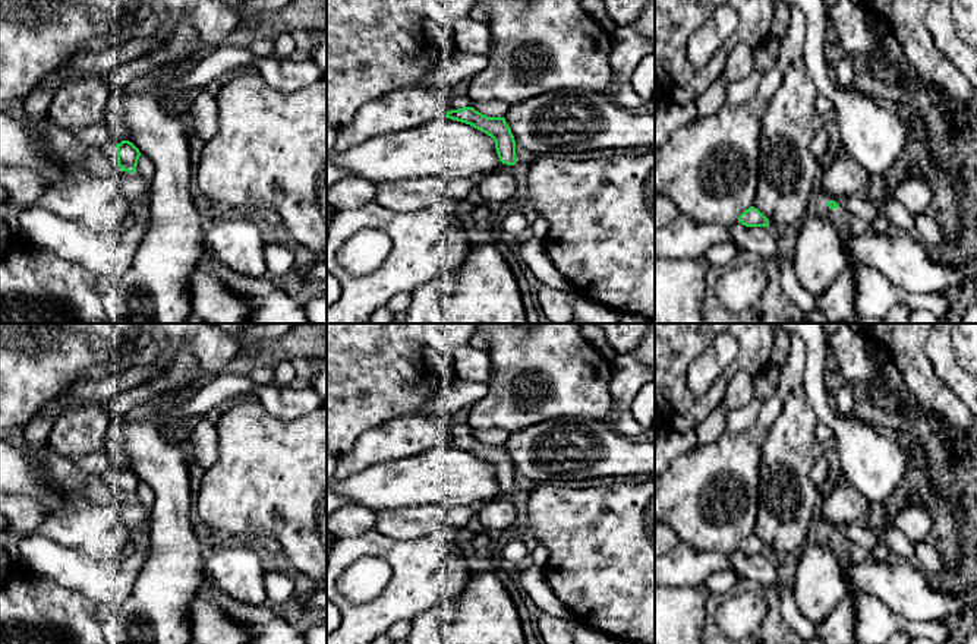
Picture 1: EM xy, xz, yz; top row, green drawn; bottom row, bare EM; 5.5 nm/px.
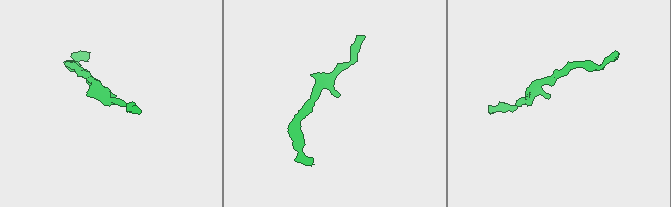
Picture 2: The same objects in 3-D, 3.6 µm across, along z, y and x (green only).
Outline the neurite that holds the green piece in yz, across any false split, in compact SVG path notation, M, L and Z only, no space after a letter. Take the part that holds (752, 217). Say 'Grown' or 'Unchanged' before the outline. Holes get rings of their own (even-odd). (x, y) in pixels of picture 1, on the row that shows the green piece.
Unchanged. M754 206L746 209L740 217L738 222L746 227L769 227L769 220Z

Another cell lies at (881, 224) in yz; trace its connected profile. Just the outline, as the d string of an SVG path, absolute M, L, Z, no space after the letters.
M877 215L869 225L867 228L873 230L874 233L885 234L892 231L892 224L889 218L883 215Z

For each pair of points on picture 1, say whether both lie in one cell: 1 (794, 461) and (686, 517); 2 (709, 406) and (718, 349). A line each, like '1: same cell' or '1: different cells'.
1: different cells
2: different cells

